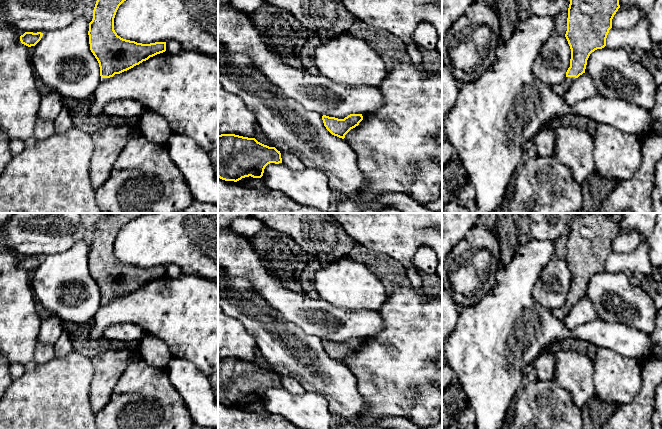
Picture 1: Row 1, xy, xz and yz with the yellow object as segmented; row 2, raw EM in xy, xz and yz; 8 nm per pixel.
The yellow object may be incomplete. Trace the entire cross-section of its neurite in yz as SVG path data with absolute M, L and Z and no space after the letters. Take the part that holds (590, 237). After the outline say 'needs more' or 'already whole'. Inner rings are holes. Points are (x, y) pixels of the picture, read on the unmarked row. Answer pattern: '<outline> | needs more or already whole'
M577 213L571 217L565 258L571 273L570 291L564 304L552 310L552 314L557 319L564 321L573 305L585 297L590 278L606 270L606 262L612 252L612 243L619 232L619 222L615 222L606 213Z | needs more

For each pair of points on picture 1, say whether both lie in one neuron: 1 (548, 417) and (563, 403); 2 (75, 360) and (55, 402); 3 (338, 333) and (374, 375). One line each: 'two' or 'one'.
1: one
2: one
3: two

